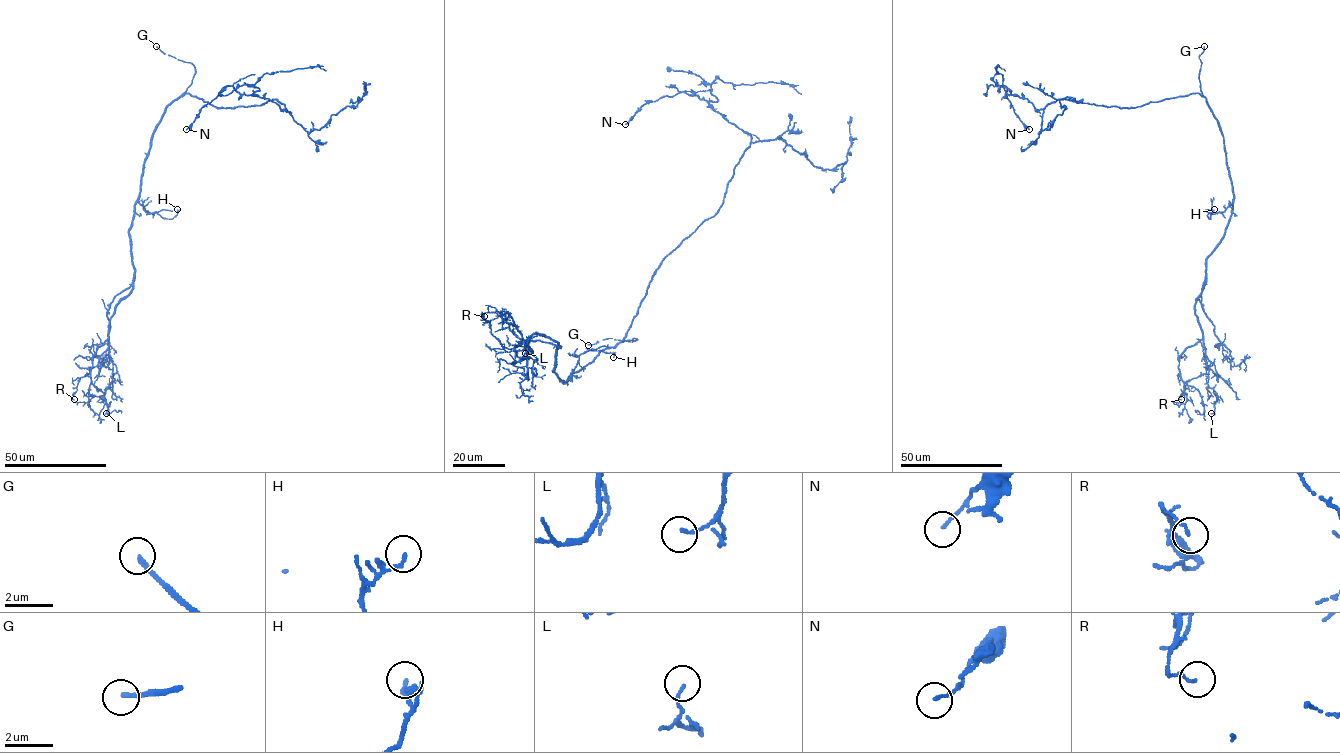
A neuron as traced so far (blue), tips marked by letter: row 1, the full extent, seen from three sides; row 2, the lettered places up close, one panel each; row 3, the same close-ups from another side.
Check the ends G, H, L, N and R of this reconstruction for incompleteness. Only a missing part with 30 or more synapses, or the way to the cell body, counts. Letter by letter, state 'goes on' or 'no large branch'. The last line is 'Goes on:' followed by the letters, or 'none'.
G: goes on
H: no large branch
L: no large branch
N: no large branch
R: no large branch
Goes on: G

